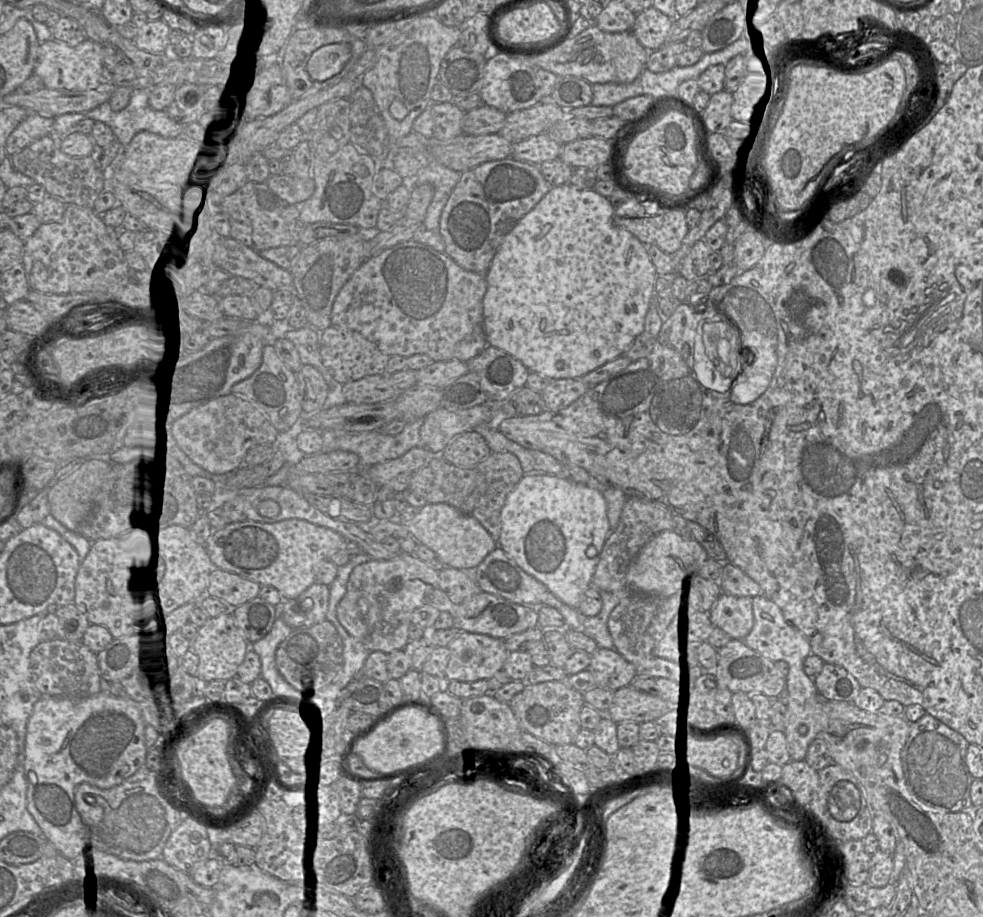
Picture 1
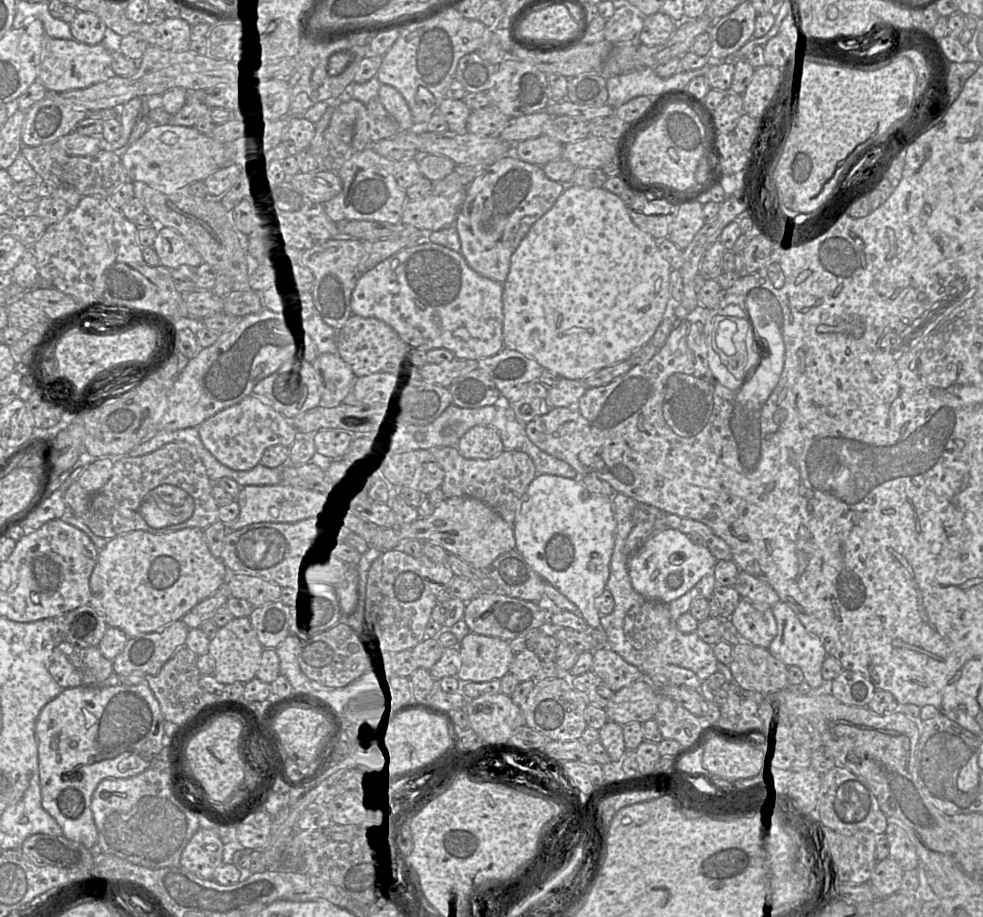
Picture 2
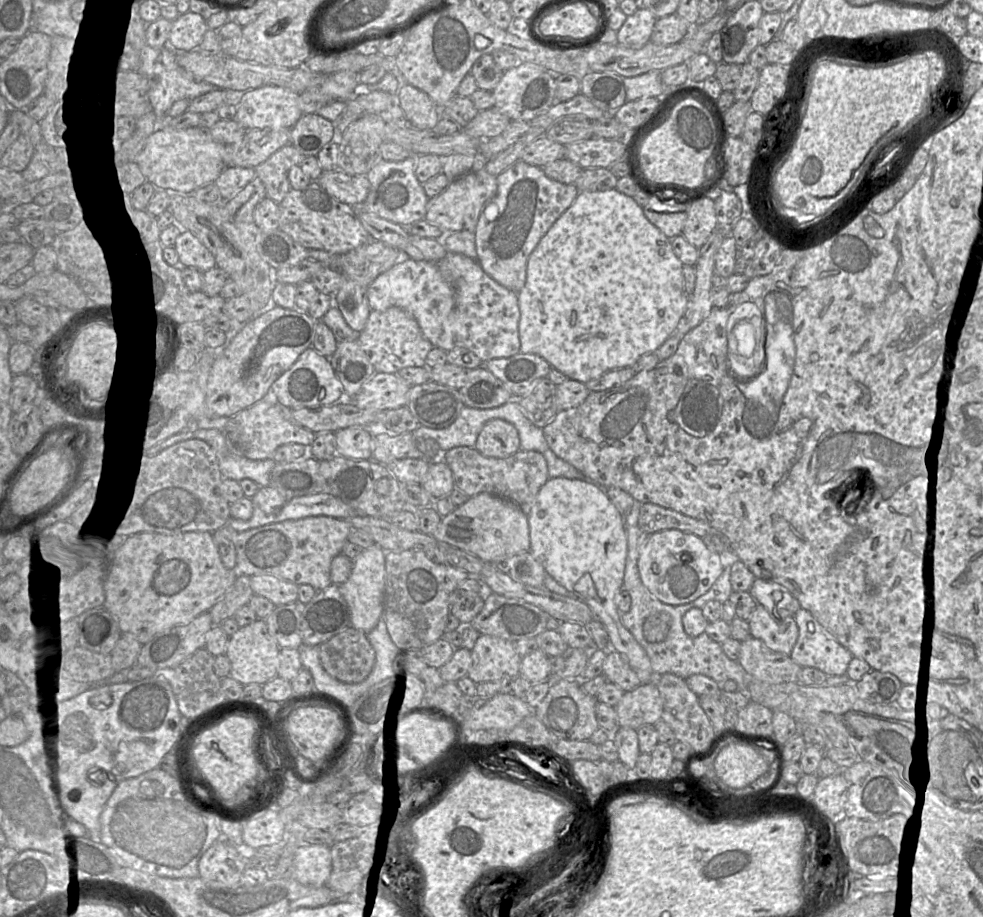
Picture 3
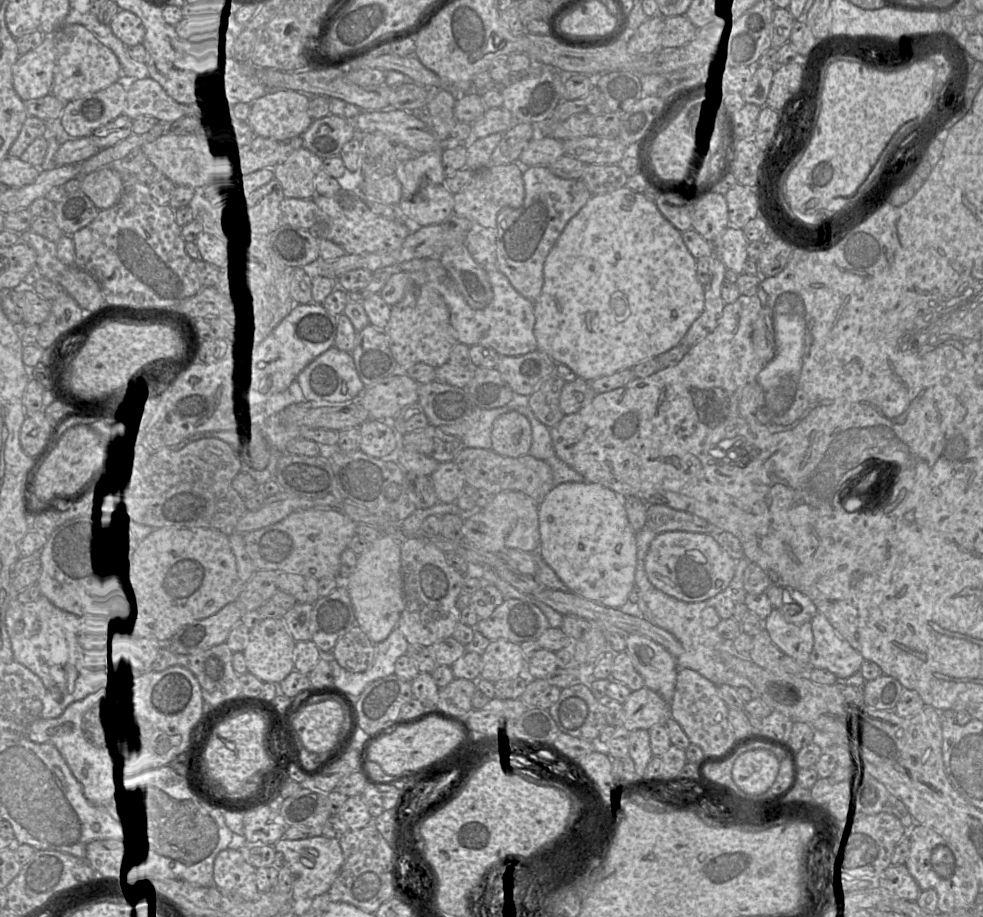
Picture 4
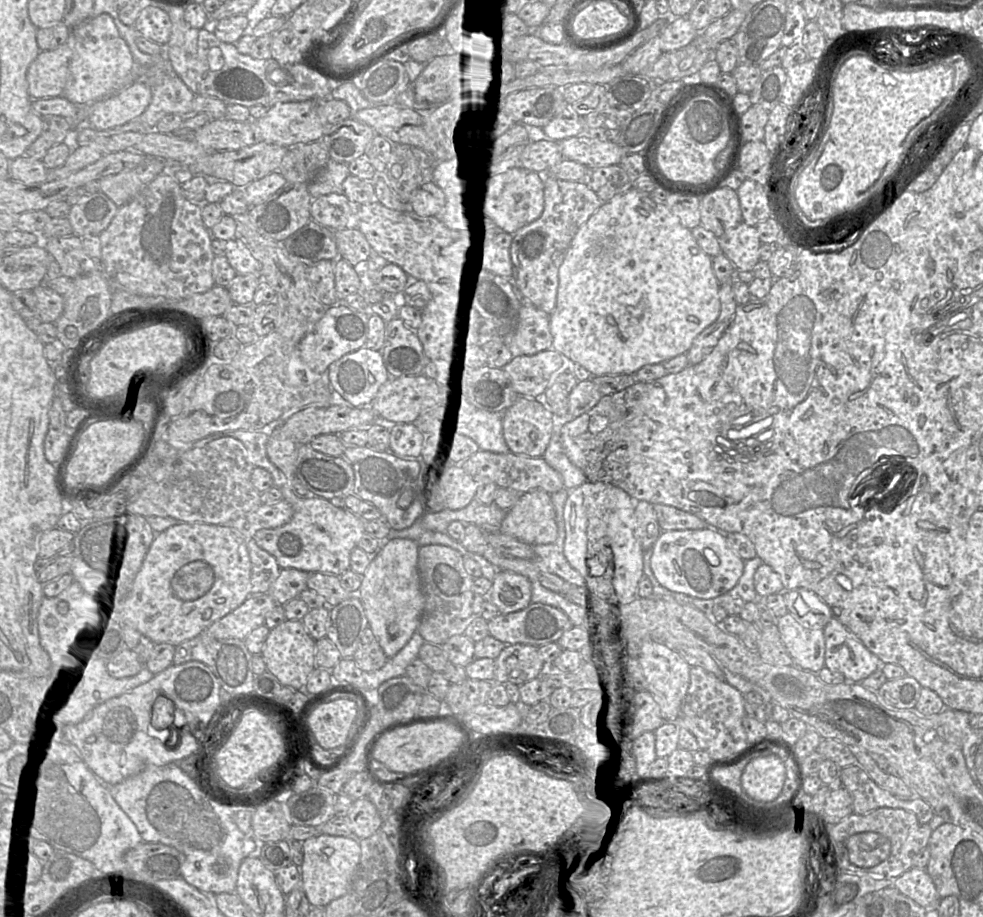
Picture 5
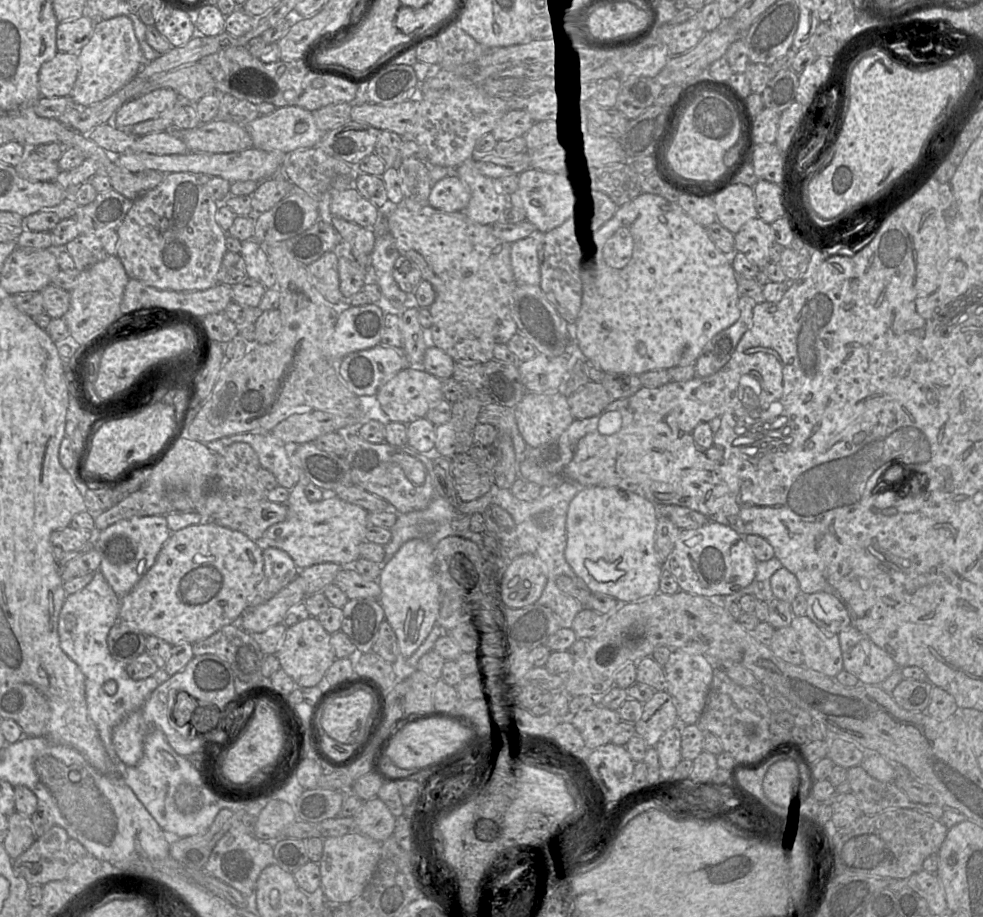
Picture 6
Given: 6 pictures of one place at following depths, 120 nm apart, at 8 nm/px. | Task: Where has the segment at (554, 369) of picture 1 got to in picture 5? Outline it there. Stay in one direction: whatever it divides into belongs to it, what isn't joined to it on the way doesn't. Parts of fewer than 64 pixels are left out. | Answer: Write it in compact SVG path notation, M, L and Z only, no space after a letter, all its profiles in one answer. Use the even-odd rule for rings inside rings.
M631 188L604 202L598 210L579 228L575 234L561 266L556 306L550 314L550 332L553 338L552 349L568 359L583 366L594 377L615 374L635 374L649 364L667 361L687 353L694 339L709 325L716 321L721 311L719 298L720 284L714 275L712 257L706 254L695 240L691 229L683 226L664 203L655 201L650 192Z

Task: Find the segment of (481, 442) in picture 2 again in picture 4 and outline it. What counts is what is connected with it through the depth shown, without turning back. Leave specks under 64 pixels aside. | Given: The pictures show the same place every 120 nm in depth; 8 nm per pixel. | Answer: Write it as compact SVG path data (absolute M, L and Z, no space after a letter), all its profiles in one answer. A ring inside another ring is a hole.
M517 411L498 416L492 425L491 450L508 457L520 457L529 453L532 429L529 420Z

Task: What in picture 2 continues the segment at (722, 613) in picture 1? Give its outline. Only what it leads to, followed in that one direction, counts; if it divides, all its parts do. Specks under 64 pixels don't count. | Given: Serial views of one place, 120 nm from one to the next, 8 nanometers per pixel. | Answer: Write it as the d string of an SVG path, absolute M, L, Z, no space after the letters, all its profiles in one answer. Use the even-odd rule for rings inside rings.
M741 599L729 620L737 629L742 641L768 648L777 631L771 610L762 610L750 601Z

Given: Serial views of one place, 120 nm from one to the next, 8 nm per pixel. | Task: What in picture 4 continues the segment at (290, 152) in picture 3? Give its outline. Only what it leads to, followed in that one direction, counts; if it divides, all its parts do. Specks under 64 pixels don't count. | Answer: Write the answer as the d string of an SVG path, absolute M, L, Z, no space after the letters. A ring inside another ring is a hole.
M302 147L273 168L274 179L279 182L285 198L314 198L317 193L313 181L322 165L322 158Z

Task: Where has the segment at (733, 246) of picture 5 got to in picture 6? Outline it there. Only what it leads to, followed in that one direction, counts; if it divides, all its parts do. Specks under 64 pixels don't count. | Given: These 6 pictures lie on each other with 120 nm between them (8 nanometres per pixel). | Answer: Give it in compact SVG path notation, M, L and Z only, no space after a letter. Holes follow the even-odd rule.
M758 217L749 220L735 234L736 251L743 253L760 269L765 269L771 263L770 249L773 243L774 234L771 224Z

